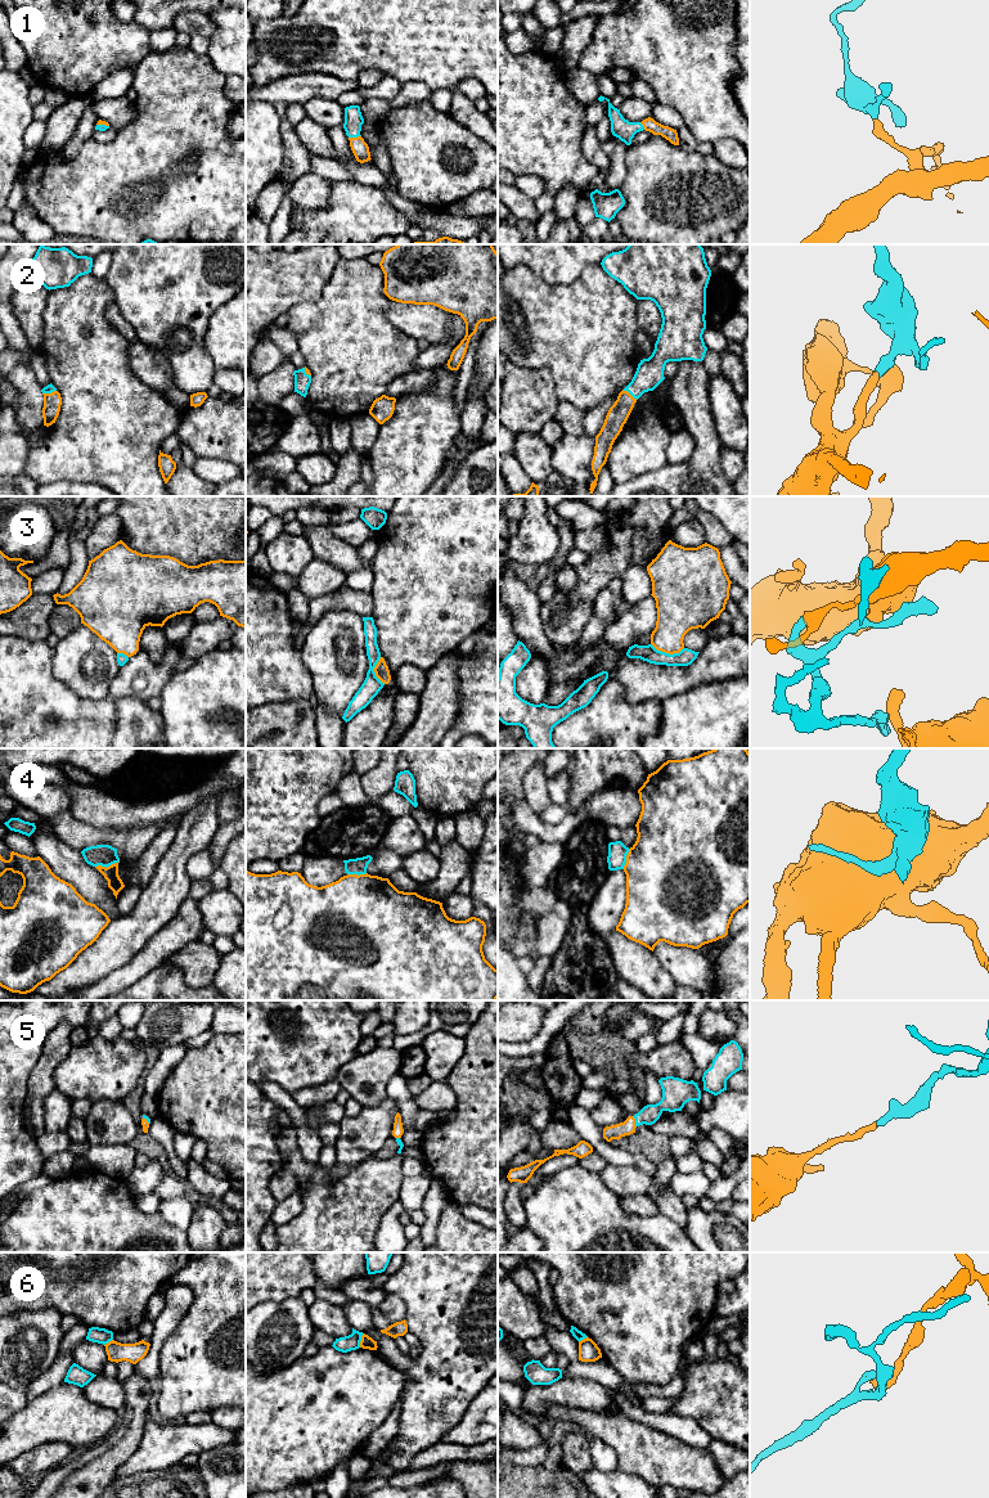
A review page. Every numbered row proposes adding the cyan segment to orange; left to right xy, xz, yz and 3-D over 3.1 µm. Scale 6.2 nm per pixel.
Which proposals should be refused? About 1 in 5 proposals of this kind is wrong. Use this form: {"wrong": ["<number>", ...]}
{"wrong": ["3", "4", "6"]}

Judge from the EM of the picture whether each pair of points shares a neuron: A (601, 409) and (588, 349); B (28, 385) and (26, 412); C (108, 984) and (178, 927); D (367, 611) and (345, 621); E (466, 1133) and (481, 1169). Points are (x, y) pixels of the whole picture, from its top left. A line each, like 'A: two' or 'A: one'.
A: two
B: one
C: one
D: two
E: one

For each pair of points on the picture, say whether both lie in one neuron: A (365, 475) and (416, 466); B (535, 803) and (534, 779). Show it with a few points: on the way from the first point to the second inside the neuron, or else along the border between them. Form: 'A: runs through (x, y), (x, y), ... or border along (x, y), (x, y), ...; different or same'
A: border along (367, 454), (371, 462), (372, 482); different
B: runs through (535, 797), (535, 785); same

